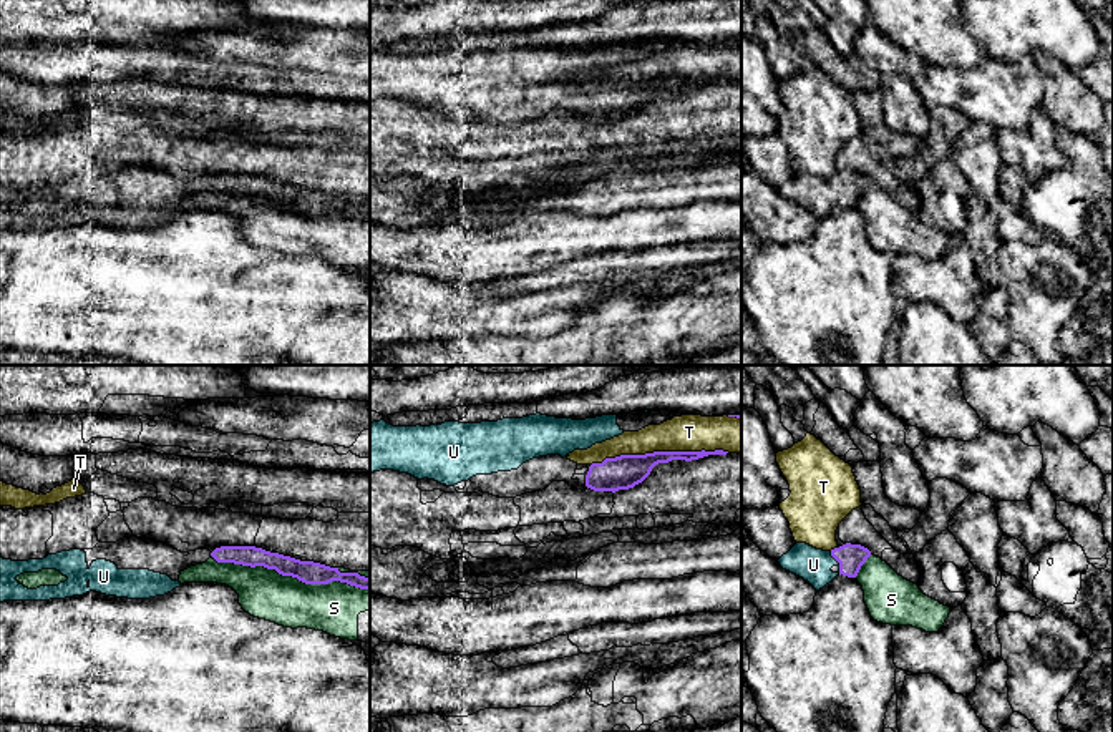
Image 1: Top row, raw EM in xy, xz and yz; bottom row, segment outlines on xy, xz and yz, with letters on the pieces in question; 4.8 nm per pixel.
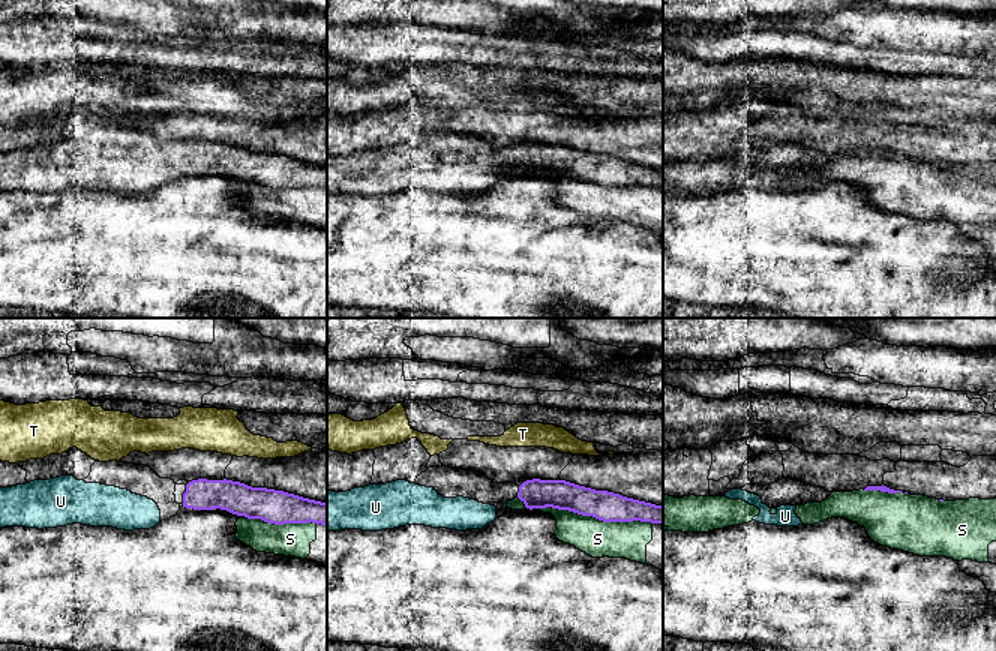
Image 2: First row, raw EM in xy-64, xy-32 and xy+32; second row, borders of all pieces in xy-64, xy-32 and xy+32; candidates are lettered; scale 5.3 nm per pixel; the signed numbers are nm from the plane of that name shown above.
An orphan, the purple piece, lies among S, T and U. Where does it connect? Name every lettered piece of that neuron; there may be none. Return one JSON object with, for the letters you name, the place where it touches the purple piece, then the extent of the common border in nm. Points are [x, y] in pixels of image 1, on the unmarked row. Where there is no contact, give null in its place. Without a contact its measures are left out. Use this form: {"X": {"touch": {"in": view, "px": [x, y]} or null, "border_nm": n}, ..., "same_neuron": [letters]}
{"U": {"touch": {"in": "yz", "px": [833, 185]}, "border_nm": 90}, "same_neuron": ["U"]}

